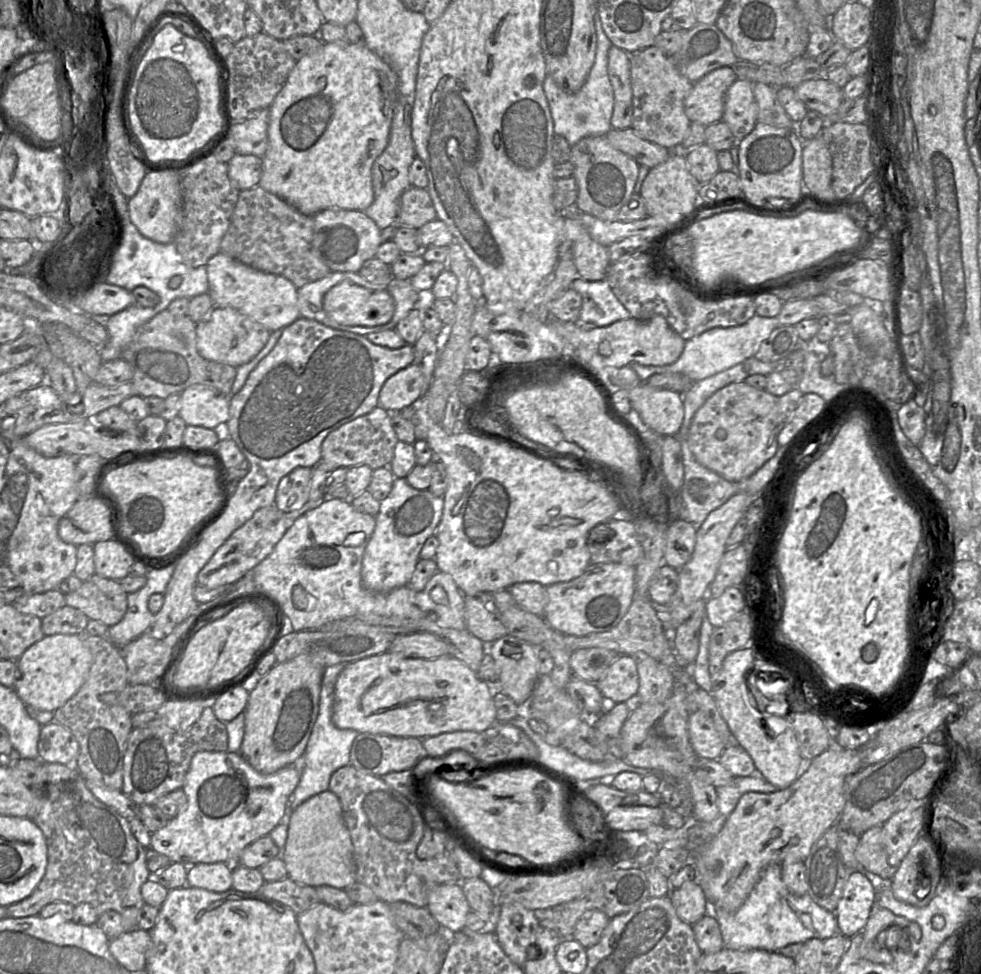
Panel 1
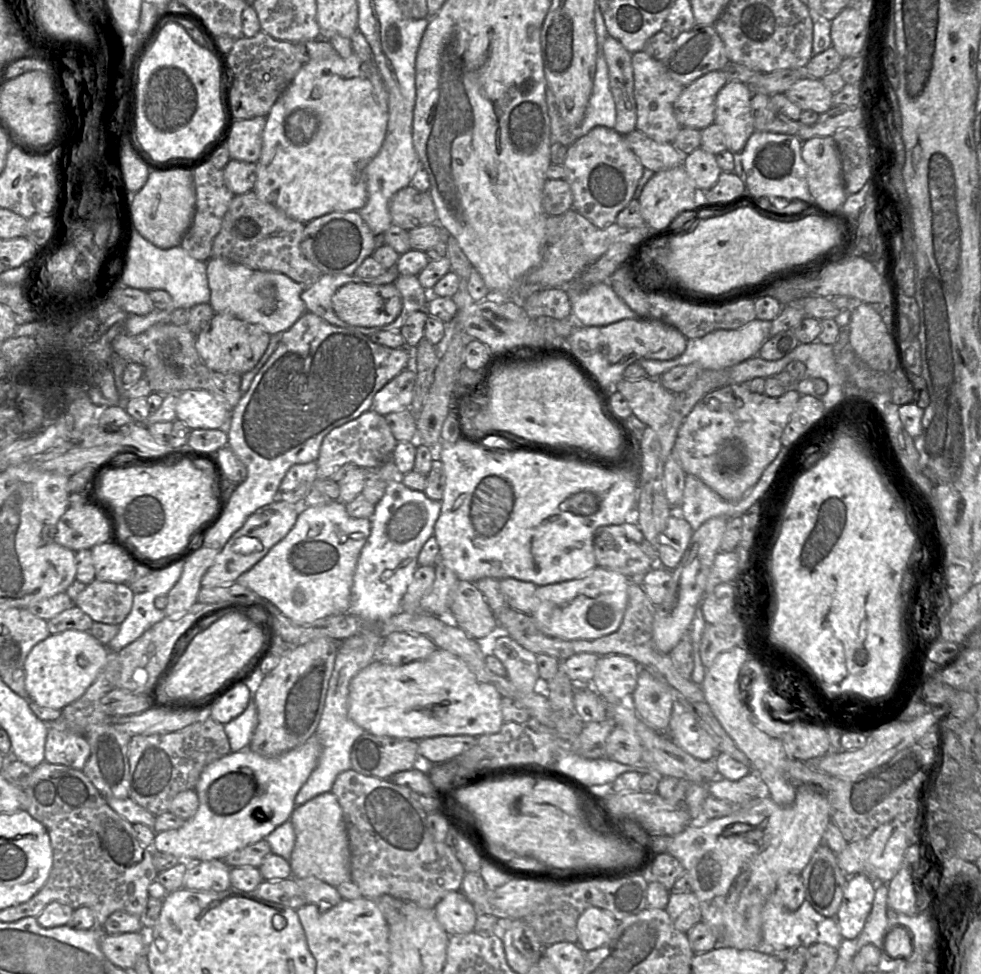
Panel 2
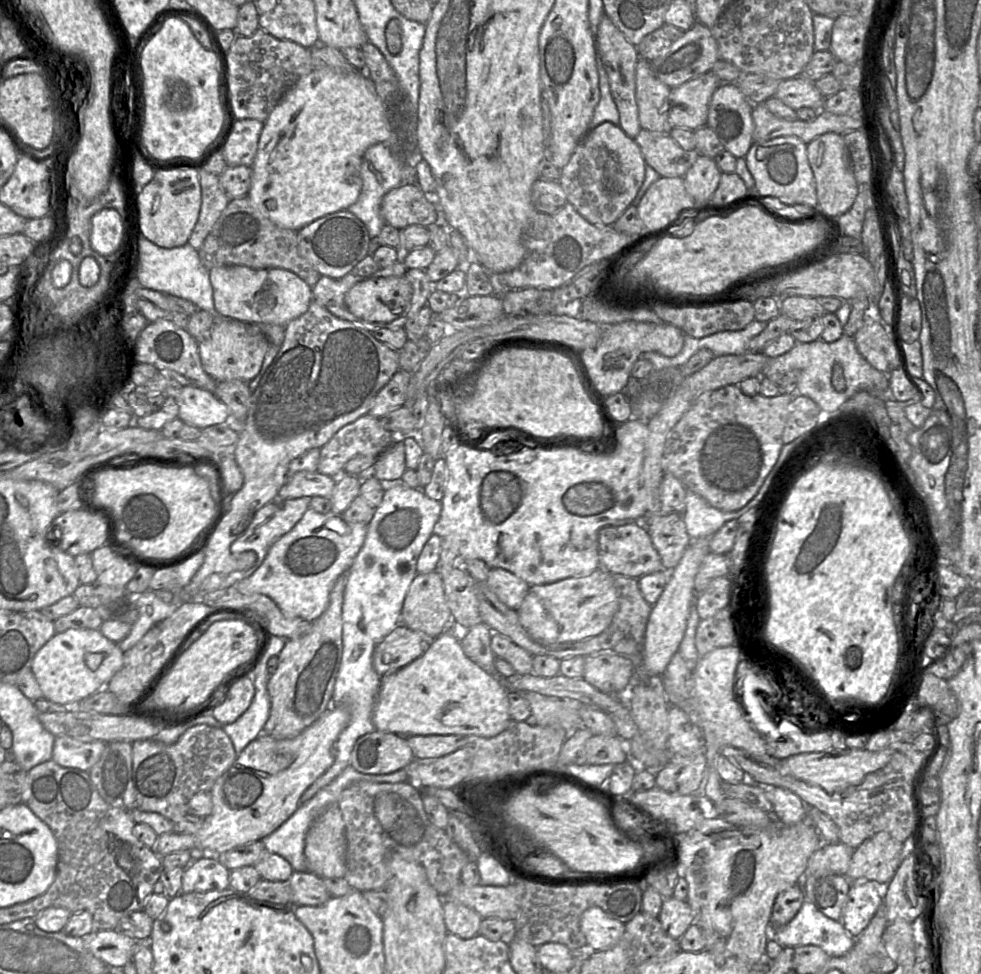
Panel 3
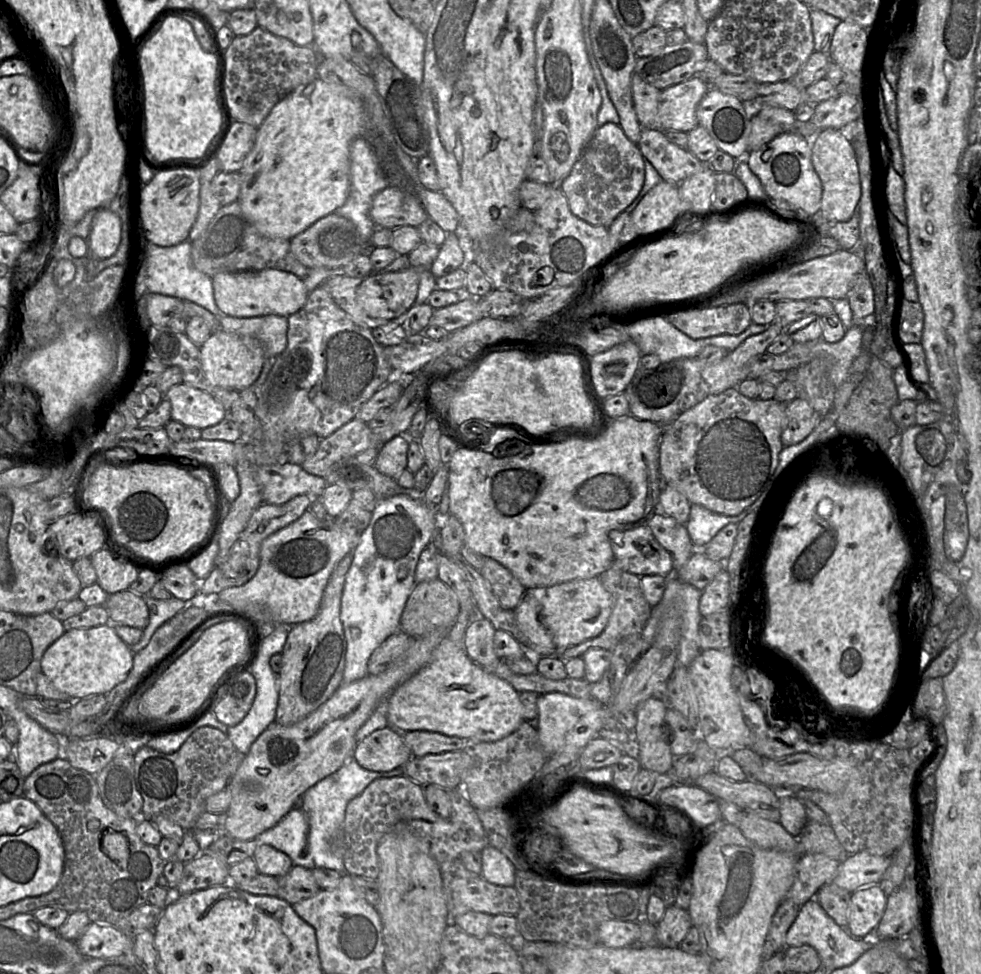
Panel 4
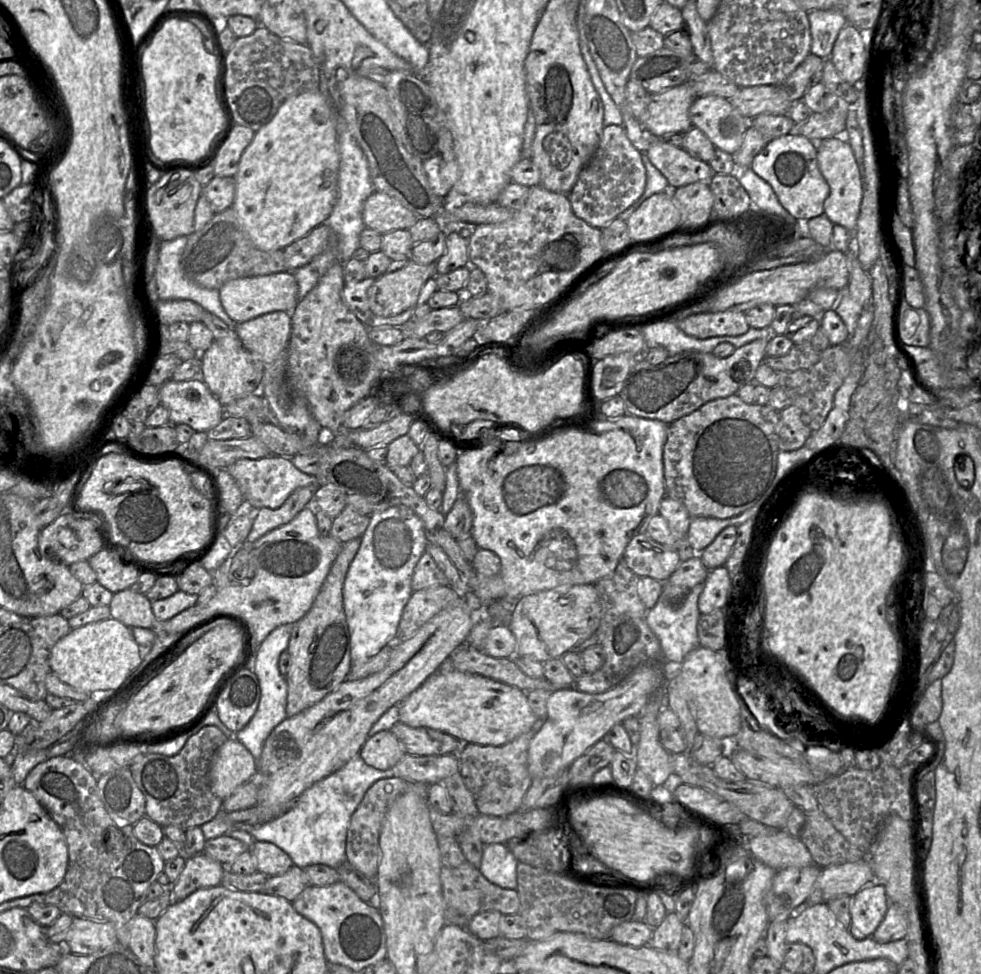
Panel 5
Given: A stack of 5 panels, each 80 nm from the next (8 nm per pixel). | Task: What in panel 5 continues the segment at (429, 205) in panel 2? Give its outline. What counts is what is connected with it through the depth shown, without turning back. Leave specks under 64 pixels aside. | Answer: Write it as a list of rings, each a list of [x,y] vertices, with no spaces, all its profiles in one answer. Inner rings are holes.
[[[374,191],[365,201],[362,211],[365,227],[385,234],[399,229],[409,229],[419,217],[398,200],[383,192]]]

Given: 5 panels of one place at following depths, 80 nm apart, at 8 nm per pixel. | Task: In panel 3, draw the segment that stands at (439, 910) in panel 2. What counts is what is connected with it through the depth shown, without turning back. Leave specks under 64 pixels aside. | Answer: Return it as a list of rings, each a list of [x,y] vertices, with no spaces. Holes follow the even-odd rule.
[[[443,900],[444,922],[448,933],[469,939],[479,935],[482,917],[473,909],[454,900]]]

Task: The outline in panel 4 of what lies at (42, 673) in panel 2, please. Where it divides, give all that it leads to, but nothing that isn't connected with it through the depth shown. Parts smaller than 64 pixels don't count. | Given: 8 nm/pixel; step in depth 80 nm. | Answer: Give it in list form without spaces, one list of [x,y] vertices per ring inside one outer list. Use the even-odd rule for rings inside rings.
[[[111,623],[71,629],[65,631],[46,649],[41,659],[41,671],[59,691],[66,693],[70,700],[79,700],[97,694],[106,695],[117,684],[123,682],[132,669],[133,655],[130,646],[117,635],[115,625]]]

